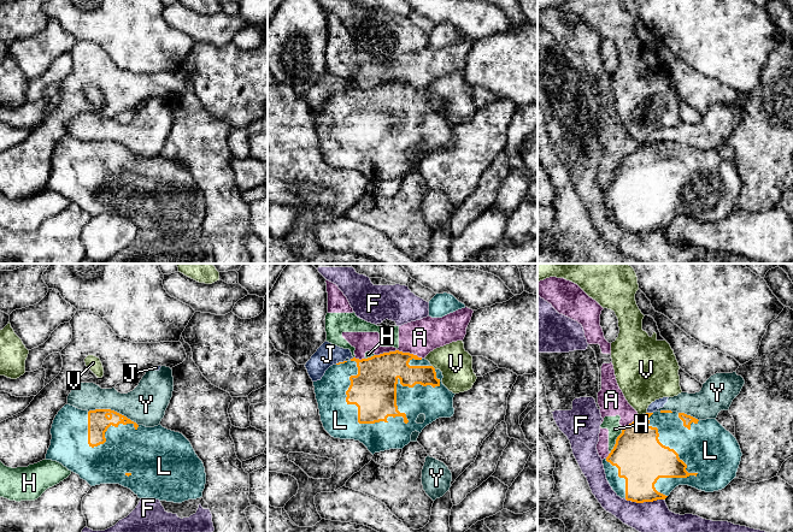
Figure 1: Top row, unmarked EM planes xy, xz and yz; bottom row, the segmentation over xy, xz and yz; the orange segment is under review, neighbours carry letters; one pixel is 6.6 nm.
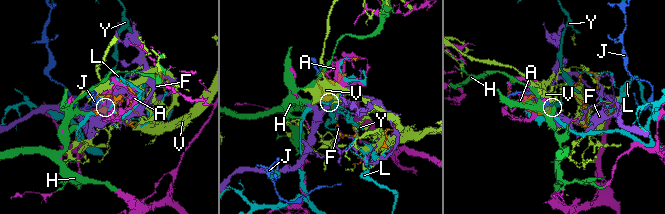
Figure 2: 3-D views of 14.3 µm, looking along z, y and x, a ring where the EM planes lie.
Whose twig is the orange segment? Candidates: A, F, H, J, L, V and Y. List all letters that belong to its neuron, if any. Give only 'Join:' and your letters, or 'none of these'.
Join: L

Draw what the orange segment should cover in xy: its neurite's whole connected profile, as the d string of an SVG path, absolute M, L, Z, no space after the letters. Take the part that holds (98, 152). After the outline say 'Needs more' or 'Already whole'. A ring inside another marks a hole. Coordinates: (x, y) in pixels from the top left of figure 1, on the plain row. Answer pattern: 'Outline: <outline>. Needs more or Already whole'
Outline: M65 135L51 159L46 190L61 194L90 217L119 214L139 229L182 234L202 227L206 203L190 172L180 162L137 155L111 140L82 141Z. Needs more

